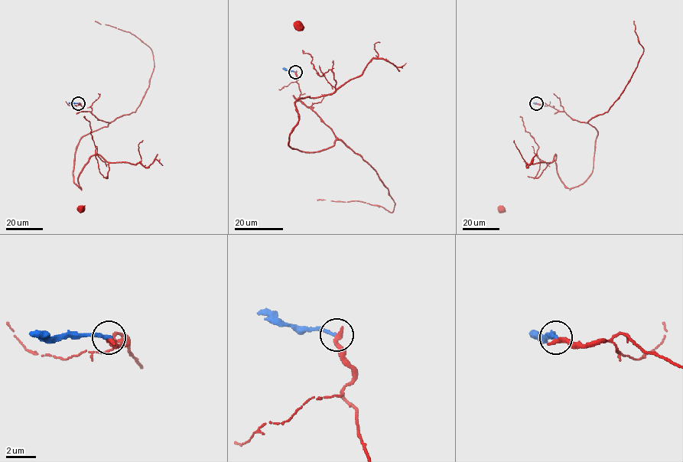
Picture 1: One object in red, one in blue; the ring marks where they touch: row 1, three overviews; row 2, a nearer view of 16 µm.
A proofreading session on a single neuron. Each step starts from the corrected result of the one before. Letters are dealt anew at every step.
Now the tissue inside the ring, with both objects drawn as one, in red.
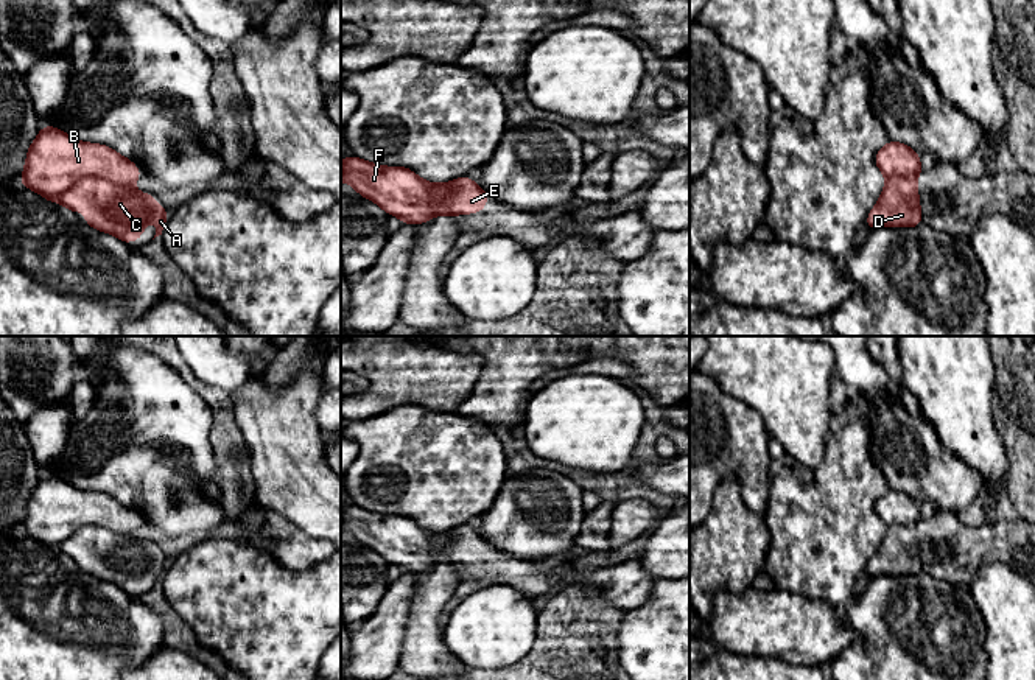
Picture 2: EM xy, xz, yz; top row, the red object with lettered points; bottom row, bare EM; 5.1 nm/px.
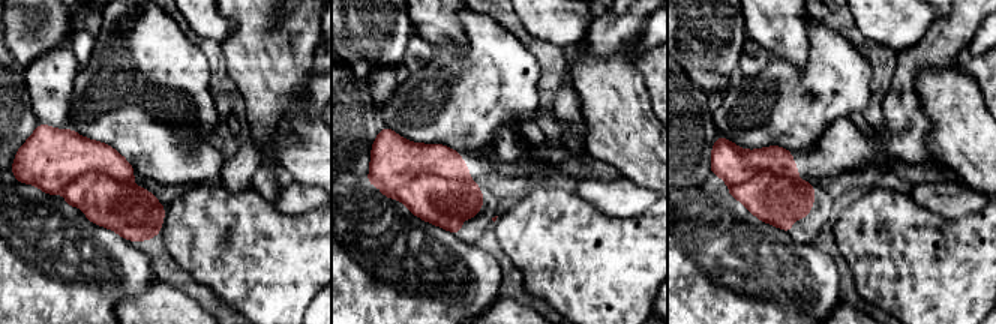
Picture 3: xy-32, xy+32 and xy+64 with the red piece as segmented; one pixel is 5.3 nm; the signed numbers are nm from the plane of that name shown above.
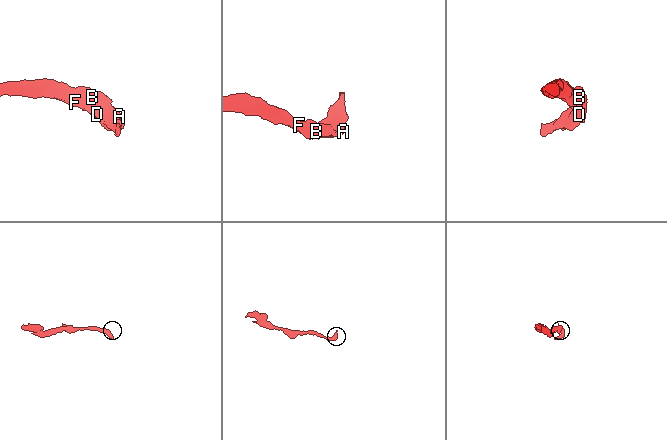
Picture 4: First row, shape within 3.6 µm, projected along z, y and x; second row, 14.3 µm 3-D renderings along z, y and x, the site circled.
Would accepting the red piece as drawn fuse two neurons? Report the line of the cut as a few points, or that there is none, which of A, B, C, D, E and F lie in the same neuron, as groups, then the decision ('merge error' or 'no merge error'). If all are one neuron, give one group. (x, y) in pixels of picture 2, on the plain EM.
cut in xy along (115, 531), (106, 526), (83, 525), (58, 550); A C D / B E F; merge error

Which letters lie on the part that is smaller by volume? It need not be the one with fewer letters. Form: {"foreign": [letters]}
{"foreign": ["A", "C", "D"]}

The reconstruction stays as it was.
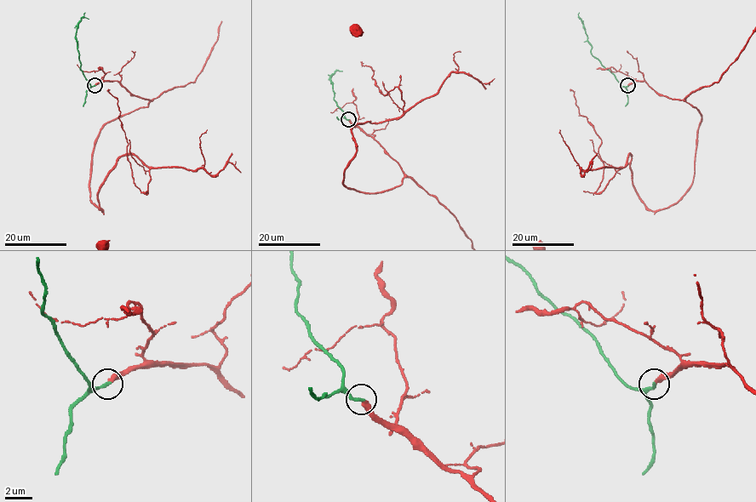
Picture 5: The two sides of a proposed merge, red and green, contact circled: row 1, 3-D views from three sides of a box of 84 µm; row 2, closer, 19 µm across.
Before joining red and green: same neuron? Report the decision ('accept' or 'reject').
accept

